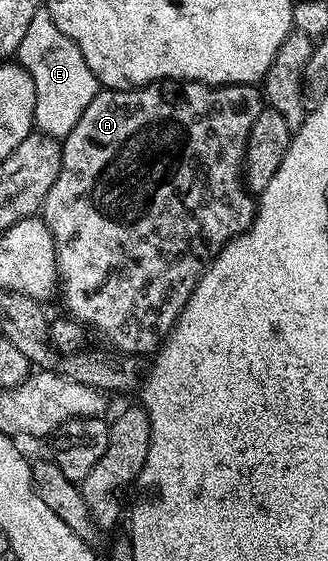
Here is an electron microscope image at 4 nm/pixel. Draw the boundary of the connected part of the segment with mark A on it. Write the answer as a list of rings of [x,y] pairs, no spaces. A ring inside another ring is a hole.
[[[178,81],[176,84],[139,86],[132,90],[98,89],[95,100],[87,104],[87,112],[79,116],[79,124],[75,124],[75,128],[71,128],[69,135],[61,142],[59,176],[55,184],[51,184],[51,192],[47,192],[45,202],[40,208],[47,228],[55,240],[59,299],[65,305],[64,313],[68,317],[74,318],[90,331],[98,330],[113,345],[110,347],[122,354],[149,356],[160,347],[173,330],[187,300],[193,295],[206,266],[232,238],[238,238],[253,227],[257,208],[254,195],[245,188],[245,149],[251,136],[251,124],[259,120],[261,109],[263,94],[256,85],[206,86],[204,82]]]

